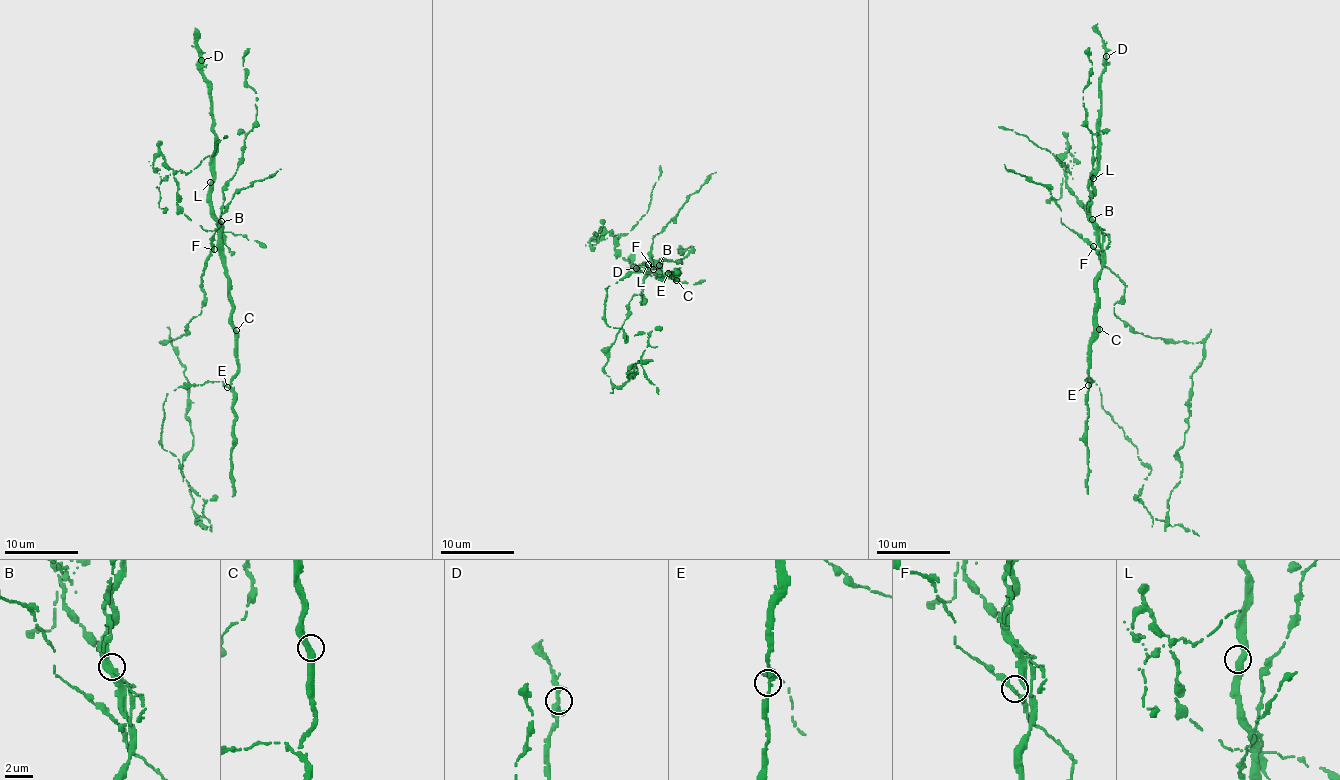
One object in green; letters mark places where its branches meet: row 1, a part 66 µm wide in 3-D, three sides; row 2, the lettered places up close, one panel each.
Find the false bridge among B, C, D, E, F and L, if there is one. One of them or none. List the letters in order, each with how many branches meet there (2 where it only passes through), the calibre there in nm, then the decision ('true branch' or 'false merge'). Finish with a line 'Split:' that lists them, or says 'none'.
B: 4 branches meet; 360 nm thick; false merge
C: 2 branches meet; 400 nm thick; true branch
D: 4 branches meet; 360 nm thick; true branch
E: 3 branches meet; 280 nm thick; true branch
F: 3 branches meet; 240 nm thick; true branch
L: 2 branches meet; 440 nm thick; true branch
Split: B

